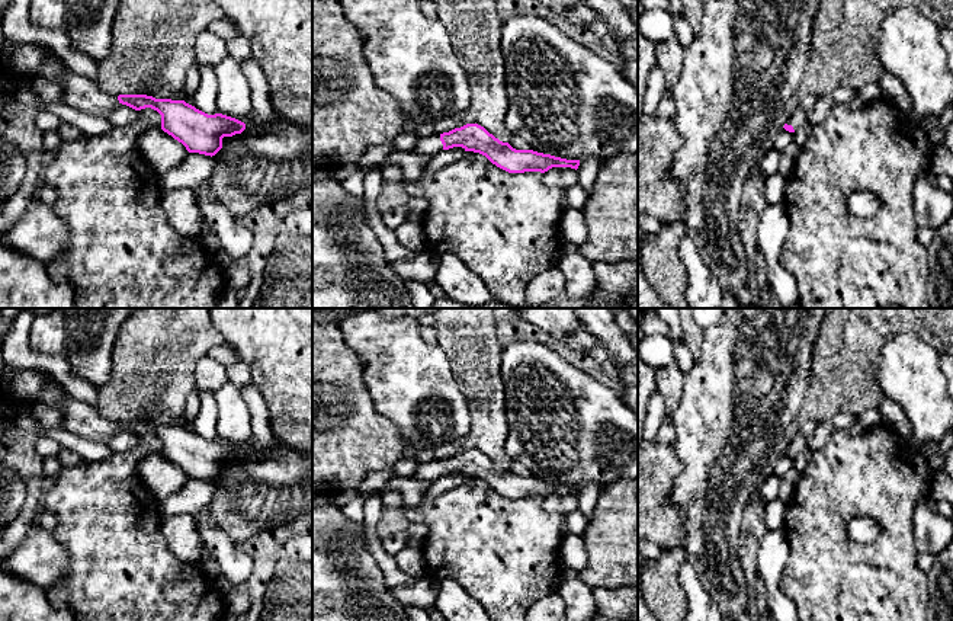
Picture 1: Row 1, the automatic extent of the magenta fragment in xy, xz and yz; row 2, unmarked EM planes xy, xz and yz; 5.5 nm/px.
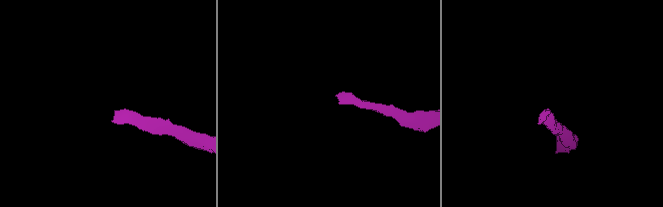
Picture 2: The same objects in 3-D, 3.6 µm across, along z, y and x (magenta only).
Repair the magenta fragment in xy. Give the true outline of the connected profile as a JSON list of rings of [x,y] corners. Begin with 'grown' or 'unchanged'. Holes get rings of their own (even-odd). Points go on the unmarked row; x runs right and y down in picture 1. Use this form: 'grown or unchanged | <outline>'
unchanged | [[[119,420],[119,429],[135,436],[151,433],[161,441],[161,455],[182,468],[189,478],[215,481],[222,464],[241,460],[246,449],[222,441],[208,441],[184,426],[155,425],[147,420]]]

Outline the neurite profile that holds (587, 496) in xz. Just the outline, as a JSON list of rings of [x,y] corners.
[[[584,483],[580,486],[580,492],[577,494],[578,499],[578,510],[590,519],[593,516],[601,486],[597,483]]]

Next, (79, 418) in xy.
[[[70,396],[58,407],[62,426],[84,439],[106,444],[119,430],[116,420],[103,419],[94,407]]]

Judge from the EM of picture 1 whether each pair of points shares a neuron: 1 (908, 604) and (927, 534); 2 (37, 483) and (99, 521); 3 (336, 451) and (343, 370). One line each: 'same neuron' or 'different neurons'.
1: different neurons
2: different neurons
3: same neuron

